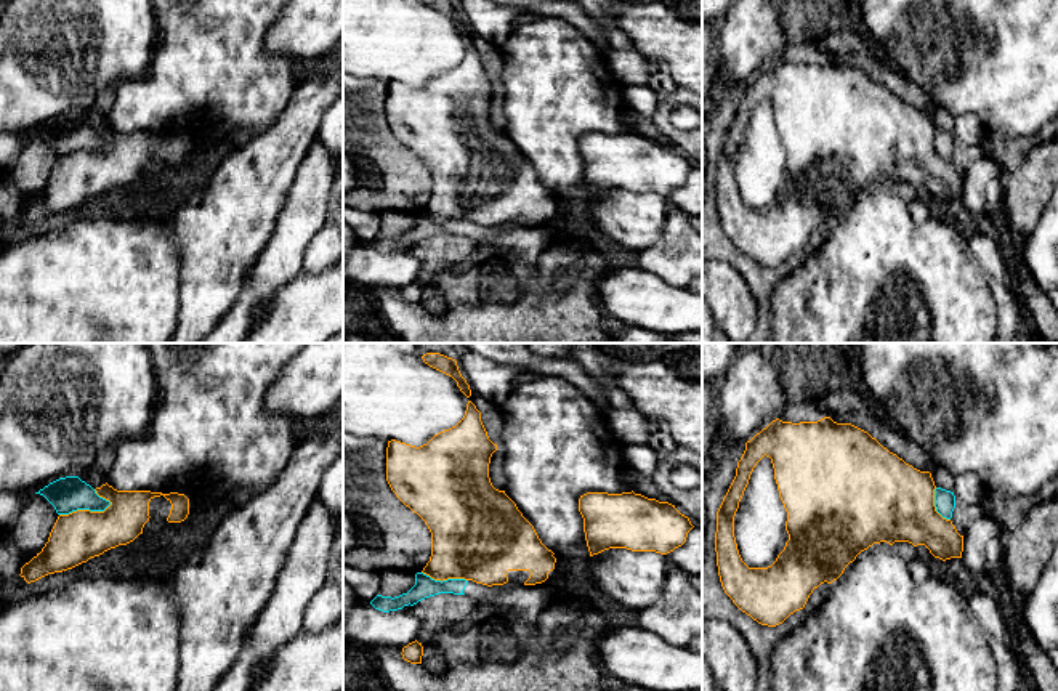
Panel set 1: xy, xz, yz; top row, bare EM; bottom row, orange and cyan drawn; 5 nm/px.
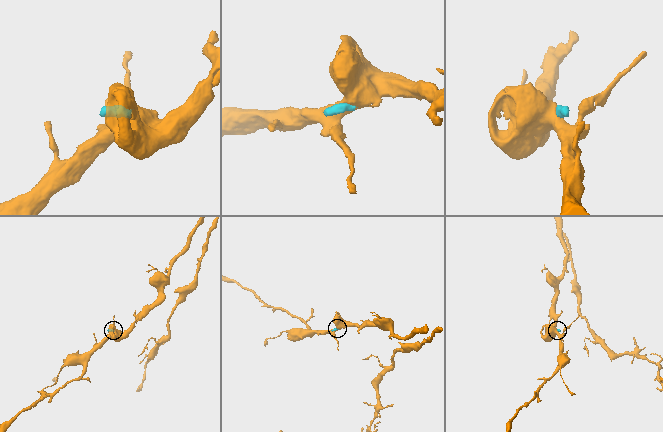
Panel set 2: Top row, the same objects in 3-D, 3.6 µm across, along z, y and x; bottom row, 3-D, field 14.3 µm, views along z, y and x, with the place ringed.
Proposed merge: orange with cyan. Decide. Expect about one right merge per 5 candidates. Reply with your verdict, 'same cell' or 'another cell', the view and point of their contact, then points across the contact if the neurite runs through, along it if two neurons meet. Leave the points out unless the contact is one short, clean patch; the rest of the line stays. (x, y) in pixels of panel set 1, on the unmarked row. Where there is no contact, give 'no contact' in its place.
another cell; contact xy (85, 151); border xy (111, 143), (103, 151), (72, 151), (60, 156)

